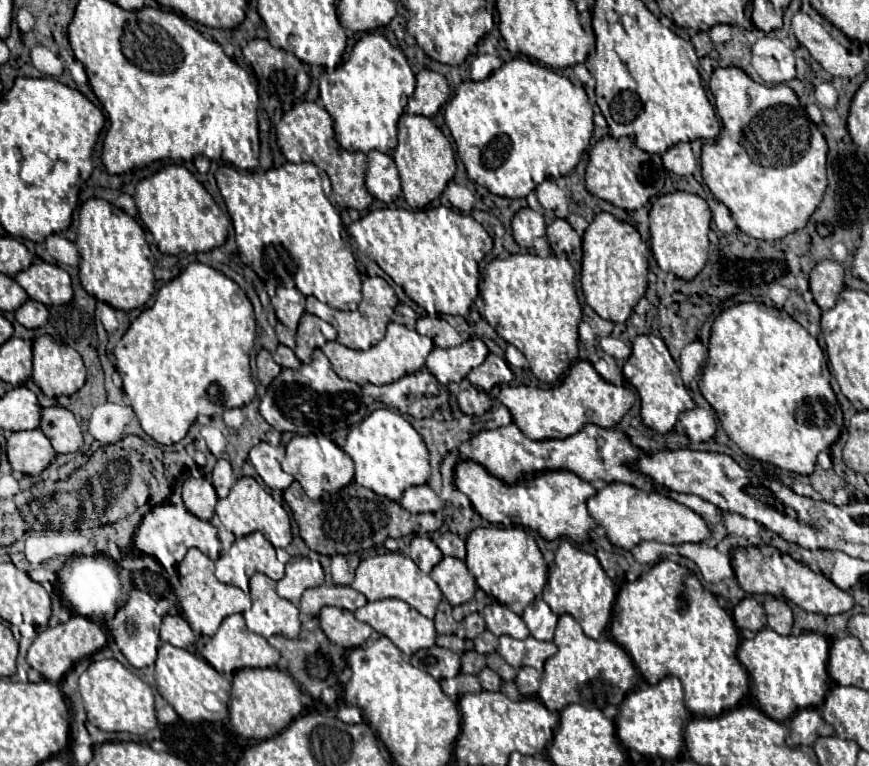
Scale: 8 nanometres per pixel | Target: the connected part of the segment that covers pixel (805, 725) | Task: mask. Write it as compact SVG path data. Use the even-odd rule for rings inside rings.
M802 708L794 714L789 722L790 734L786 744L794 746L810 746L816 738L834 735L834 728L827 724L816 708Z

